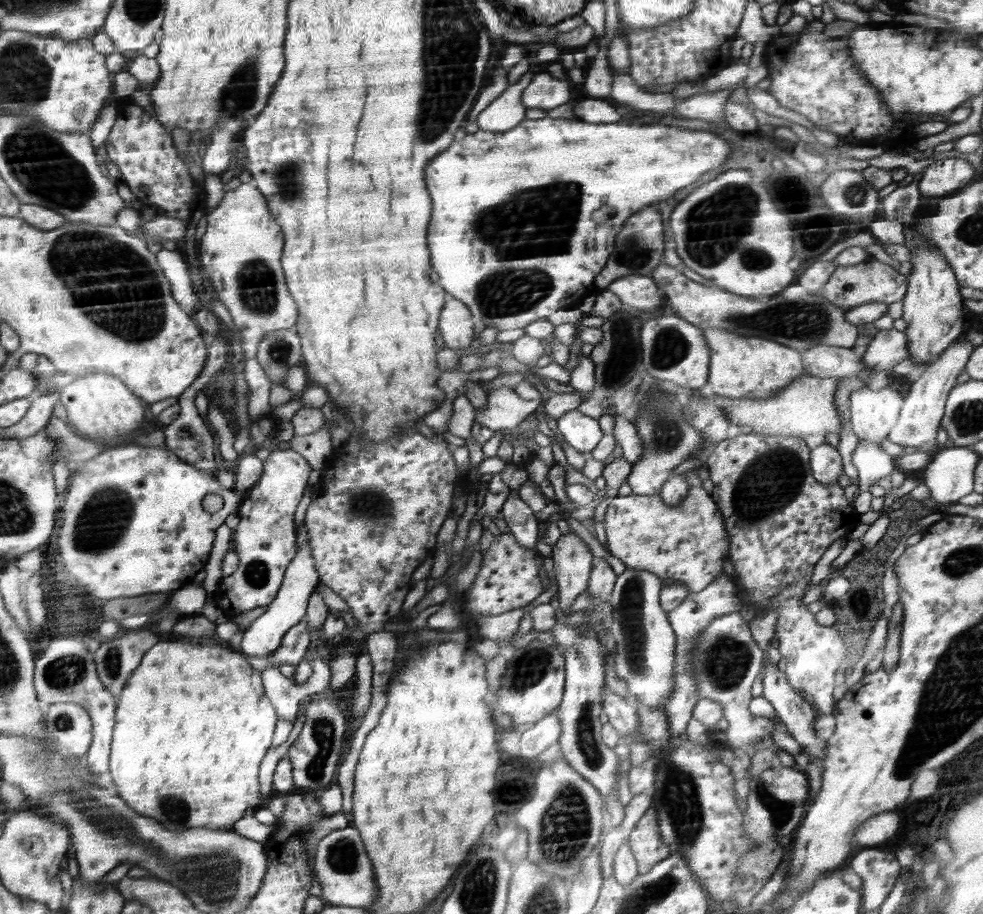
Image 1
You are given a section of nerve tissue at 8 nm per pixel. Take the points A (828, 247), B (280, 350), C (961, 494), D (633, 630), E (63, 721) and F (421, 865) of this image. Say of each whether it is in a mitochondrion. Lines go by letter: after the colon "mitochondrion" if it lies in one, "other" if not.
A: other
B: mitochondrion
C: other
D: mitochondrion
E: mitochondrion
F: other

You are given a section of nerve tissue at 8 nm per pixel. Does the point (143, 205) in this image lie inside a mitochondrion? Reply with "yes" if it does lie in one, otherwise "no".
no

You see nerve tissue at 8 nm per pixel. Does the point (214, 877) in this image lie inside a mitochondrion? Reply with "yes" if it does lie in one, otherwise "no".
yes

